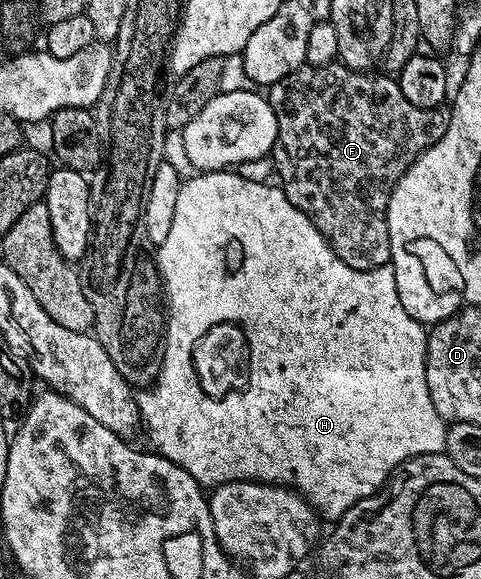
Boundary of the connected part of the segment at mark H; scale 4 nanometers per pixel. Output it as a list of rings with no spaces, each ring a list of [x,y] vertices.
[[[188,177],[181,182],[180,203],[176,202],[174,208],[170,234],[166,241],[158,244],[154,255],[166,292],[167,319],[160,373],[156,376],[160,382],[160,435],[152,431],[146,443],[155,454],[186,469],[201,488],[220,487],[236,479],[275,483],[303,495],[317,516],[325,515],[329,521],[335,521],[344,516],[346,509],[379,491],[393,471],[410,457],[438,455],[444,451],[446,424],[438,417],[426,385],[428,331],[425,324],[402,309],[391,266],[369,271],[350,269],[350,265],[334,253],[310,217],[288,200],[283,187],[272,187],[268,181],[256,187],[259,180],[252,177],[248,183],[194,183]]]

